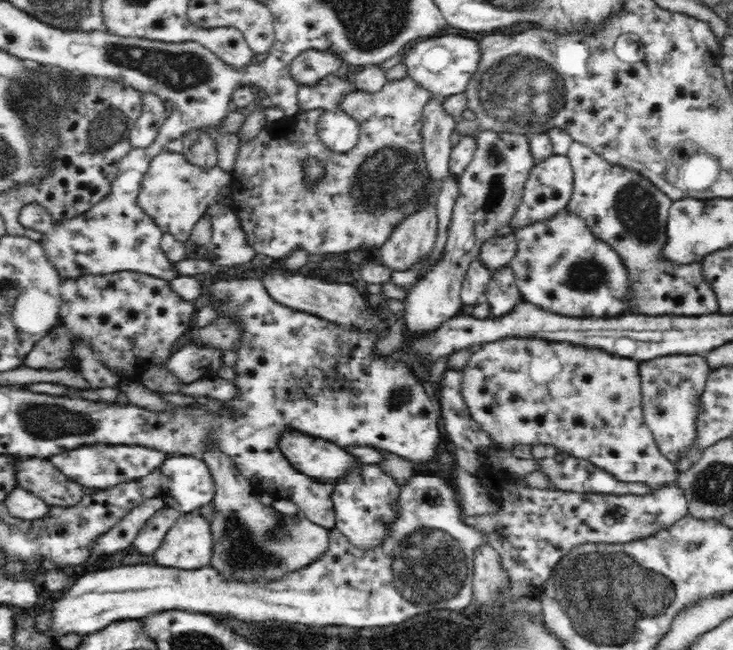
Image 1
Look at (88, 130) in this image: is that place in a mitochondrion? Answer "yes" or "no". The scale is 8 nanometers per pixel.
yes

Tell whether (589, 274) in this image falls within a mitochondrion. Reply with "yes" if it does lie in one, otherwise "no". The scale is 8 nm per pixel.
yes

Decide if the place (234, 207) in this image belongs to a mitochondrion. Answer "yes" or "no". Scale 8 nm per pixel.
no

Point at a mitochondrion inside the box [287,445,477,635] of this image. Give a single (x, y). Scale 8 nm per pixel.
(428, 564)

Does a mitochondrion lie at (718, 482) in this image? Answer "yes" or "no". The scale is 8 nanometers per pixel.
yes

